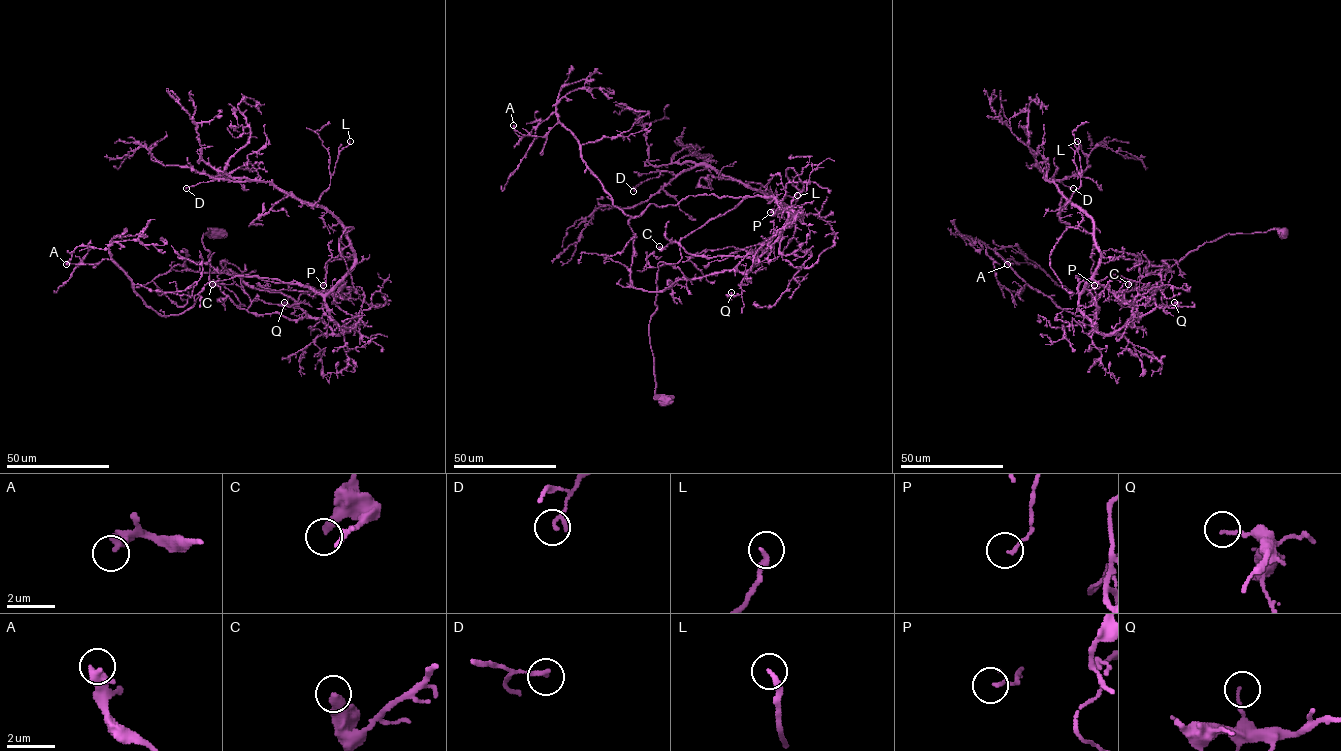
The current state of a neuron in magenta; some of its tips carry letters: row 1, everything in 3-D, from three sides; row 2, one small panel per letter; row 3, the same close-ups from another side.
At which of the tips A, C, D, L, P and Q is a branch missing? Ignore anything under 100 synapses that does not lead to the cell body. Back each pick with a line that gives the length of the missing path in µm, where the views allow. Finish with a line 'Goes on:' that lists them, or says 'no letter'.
Goes on: no letter

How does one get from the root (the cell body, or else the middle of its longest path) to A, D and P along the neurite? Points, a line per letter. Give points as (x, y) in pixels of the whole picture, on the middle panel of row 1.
A: (664, 401), (658, 264), (744, 198), (631, 217), (563, 125), (513, 125)
D: (664, 401), (658, 264), (747, 197), (801, 218), (704, 165), (633, 191)
P: (664, 401), (649, 336), (658, 264), (676, 263), (680, 239), (747, 197), (774, 197), (801, 218), (770, 212)

